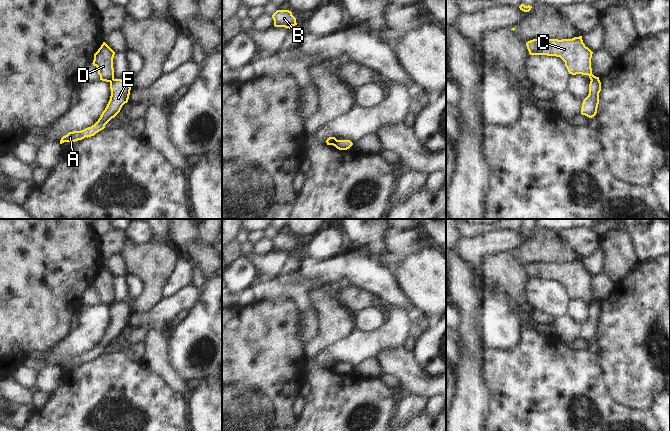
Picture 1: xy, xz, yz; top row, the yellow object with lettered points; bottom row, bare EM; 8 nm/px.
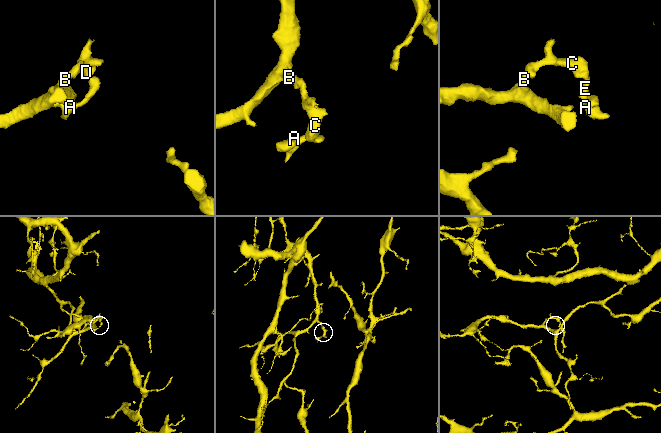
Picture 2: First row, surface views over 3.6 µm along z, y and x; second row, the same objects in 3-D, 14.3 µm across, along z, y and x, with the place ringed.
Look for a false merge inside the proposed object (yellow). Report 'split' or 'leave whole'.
split

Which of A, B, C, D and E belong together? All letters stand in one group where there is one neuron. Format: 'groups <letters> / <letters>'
groups A E / B C D

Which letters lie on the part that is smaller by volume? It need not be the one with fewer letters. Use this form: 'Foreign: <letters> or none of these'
Foreign: A, E

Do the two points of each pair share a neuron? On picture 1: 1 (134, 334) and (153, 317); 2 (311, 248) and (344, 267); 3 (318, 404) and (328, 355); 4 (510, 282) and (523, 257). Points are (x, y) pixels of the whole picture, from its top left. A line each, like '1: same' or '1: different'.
1: different
2: different
3: different
4: different

